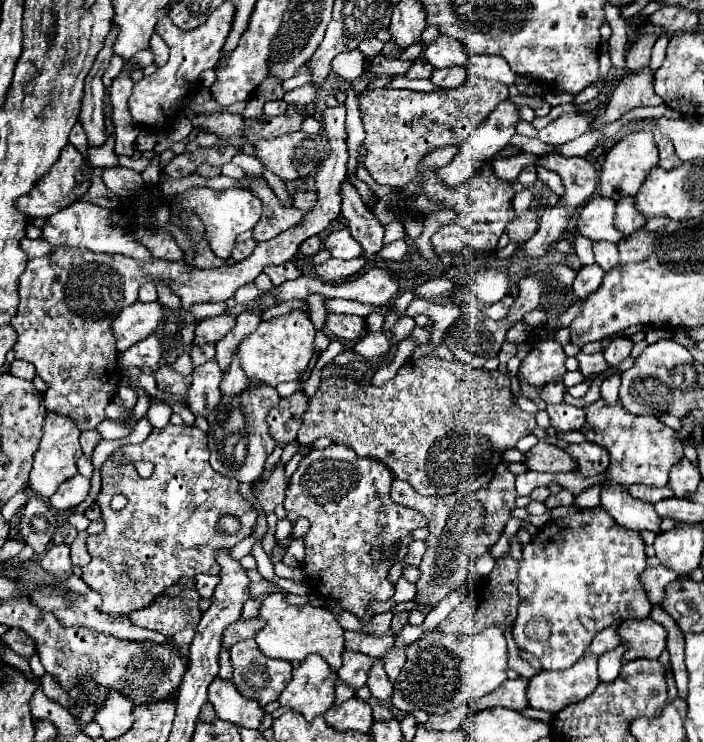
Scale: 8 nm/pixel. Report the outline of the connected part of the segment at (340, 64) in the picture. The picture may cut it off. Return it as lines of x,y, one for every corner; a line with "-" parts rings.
347,50
345,54
339,54
331,62
331,68
337,74
349,74
357,70
357,78
359,78
365,72
365,56
361,54
361,50

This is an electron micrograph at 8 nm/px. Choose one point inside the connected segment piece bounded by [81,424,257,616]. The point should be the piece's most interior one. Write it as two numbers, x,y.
167,531

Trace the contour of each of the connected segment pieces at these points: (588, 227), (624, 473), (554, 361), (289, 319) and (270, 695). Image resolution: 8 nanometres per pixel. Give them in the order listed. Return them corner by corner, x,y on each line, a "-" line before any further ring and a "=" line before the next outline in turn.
593,196
579,212
577,218
577,232
589,240
607,240
617,244
623,240
621,230
613,224
615,216
615,200
605,196
=
603,400
595,402
587,408
587,424
581,428
589,442
595,442
609,450
611,466
607,470
609,484
653,484
667,486
669,470
681,462
683,446
675,436
675,430
667,428
663,422
651,416
633,416
619,402
615,406
607,406
=
545,330
545,340
533,338
531,350
521,362
521,368
517,372
519,382
527,384
549,384
549,382
561,382
565,370
565,352
563,346
555,342
555,330
=
293,310
289,314
261,322
261,326
253,334
249,334
249,338
245,338
239,346
241,366
247,374
249,383
263,382
276,387
281,382
297,380
309,368
309,360
313,356
313,336
315,326
309,314
303,310
=
243,640
229,650
233,662
233,682
245,698
257,700
261,706
277,700
289,684
291,664
263,656
255,640

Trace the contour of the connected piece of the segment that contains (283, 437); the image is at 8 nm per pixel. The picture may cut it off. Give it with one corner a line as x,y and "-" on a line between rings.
295,394
291,398
283,398
281,404
269,412
267,424
271,428
271,436
275,438
275,442
285,446
291,440
295,440
305,410
307,410
307,396

